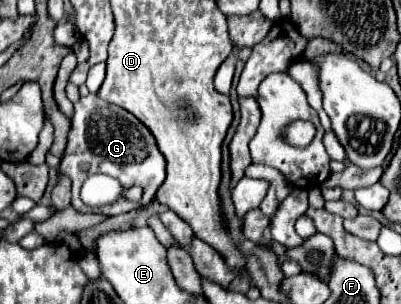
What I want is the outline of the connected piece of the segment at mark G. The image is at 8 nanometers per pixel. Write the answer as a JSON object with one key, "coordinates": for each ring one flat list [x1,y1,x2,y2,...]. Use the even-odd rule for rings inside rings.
{"coordinates":[[87,95,81,97,75,103,75,113,73,113,73,123,69,131,69,141,63,151,61,159,61,173,69,175,73,181,73,207,81,213,103,213,103,215,121,215,129,213,139,207,147,207,151,201,155,201,155,193,165,181,165,157,161,155,153,133,129,111,123,107,105,103,97,95],[95,173,105,173,109,177,115,177,123,189,129,189,133,185,141,185,145,189,141,201,129,201,125,197,119,197,111,205,103,207,87,207,79,199,79,189,83,181,89,175]]}

